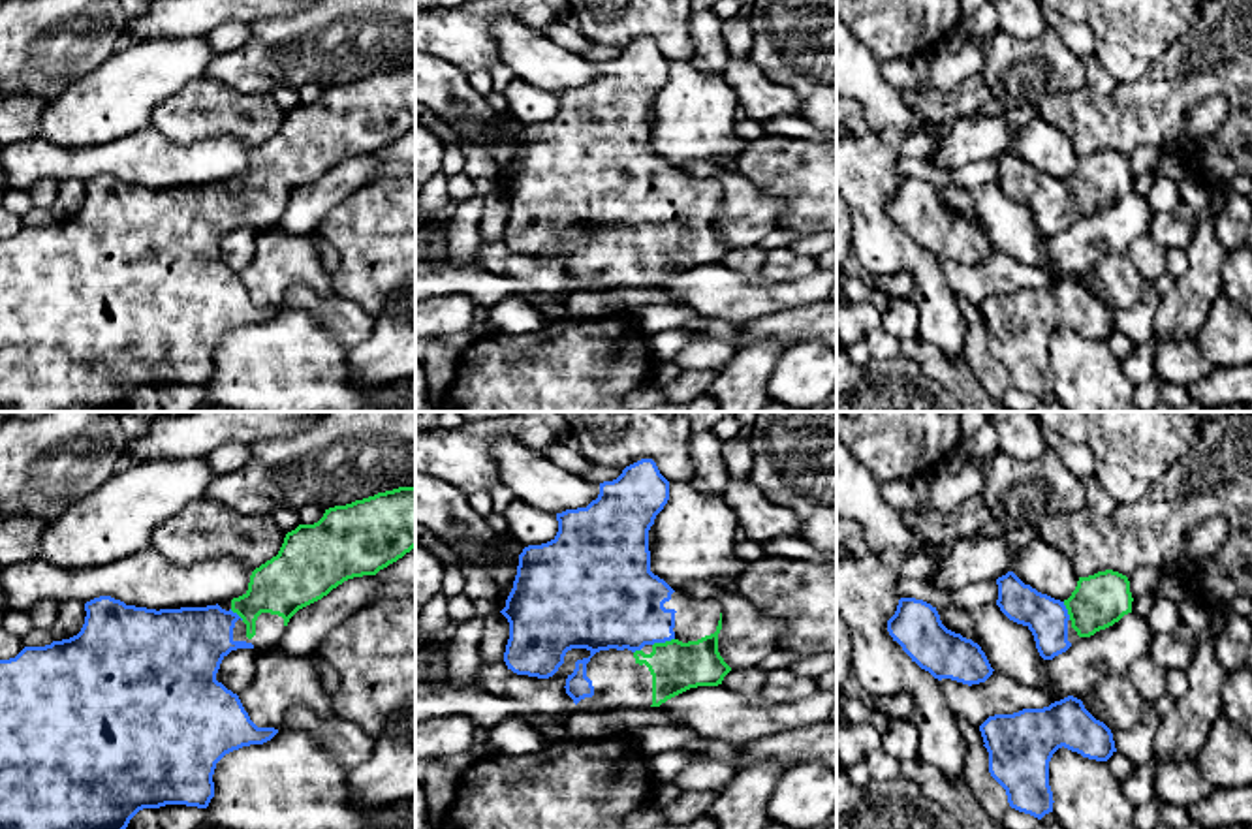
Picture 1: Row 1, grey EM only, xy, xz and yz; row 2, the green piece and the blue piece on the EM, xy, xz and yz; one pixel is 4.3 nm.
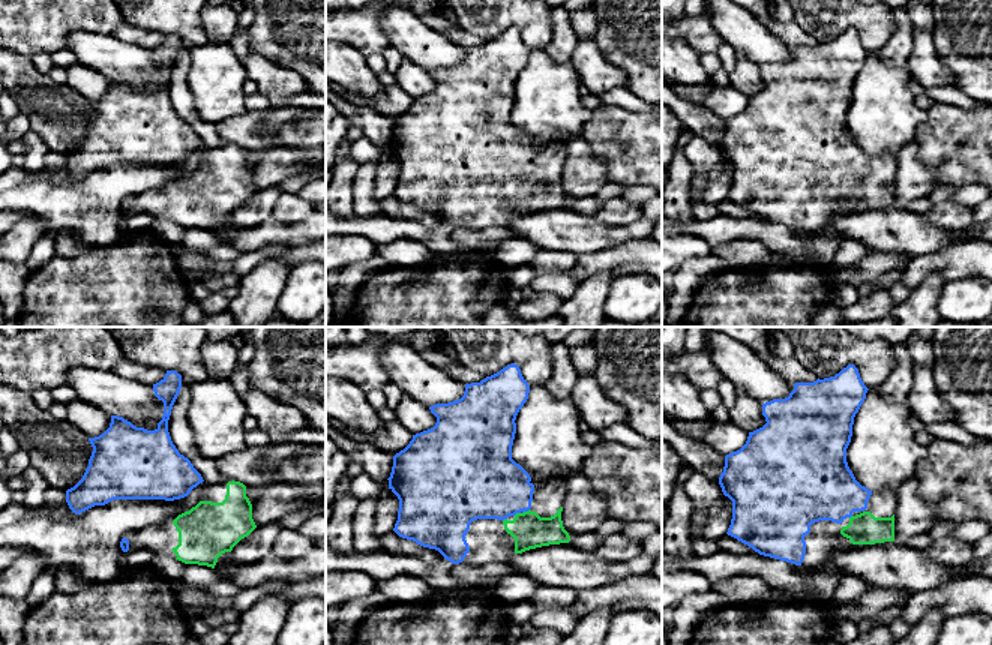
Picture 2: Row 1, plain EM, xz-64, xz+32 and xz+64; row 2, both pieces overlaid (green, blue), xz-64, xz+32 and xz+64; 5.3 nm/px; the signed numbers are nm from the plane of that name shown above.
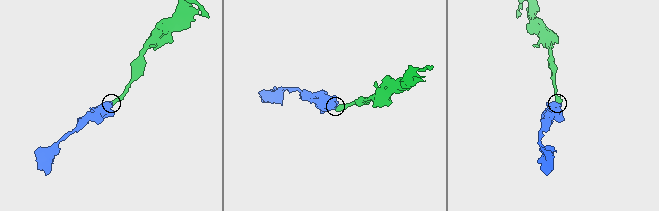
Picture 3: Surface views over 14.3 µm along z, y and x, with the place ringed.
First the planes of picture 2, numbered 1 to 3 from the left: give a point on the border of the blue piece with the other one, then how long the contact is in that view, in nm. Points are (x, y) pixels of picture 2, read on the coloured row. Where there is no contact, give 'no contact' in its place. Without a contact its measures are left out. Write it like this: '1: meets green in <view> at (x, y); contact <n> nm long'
1: no contact
2: meets green in xz+32 at (526, 512); contact 50 nm long
3: no contact

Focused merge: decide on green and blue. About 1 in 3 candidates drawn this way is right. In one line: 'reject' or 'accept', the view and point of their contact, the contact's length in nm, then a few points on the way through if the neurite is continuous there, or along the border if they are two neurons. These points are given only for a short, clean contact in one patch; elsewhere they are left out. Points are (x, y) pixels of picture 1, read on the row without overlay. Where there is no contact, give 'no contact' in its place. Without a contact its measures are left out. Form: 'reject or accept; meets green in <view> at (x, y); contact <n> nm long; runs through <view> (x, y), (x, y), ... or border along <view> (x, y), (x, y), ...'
accept; meets green in xz at (662, 222); contact 100 nm long; runs through xz (675, 245), (662, 222), (619, 183)

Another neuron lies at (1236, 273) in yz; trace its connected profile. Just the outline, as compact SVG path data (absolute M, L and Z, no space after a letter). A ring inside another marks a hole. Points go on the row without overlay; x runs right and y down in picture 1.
M1252 248L1229 250L1220 265L1222 293L1252 316Z

